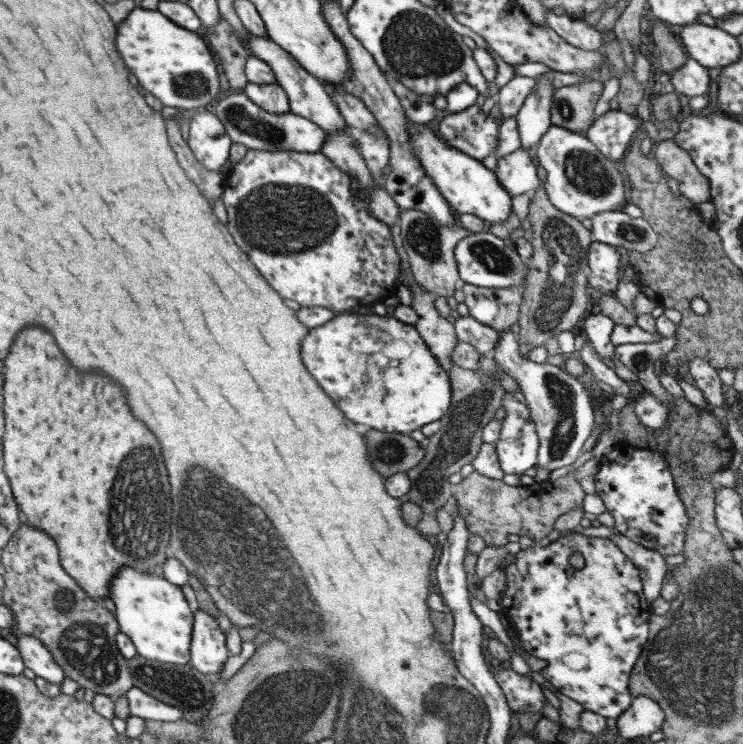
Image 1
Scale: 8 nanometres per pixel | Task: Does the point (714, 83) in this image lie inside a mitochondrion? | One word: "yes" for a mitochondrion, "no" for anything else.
no

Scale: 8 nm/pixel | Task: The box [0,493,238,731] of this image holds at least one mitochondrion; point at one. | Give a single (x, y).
(84, 644)

